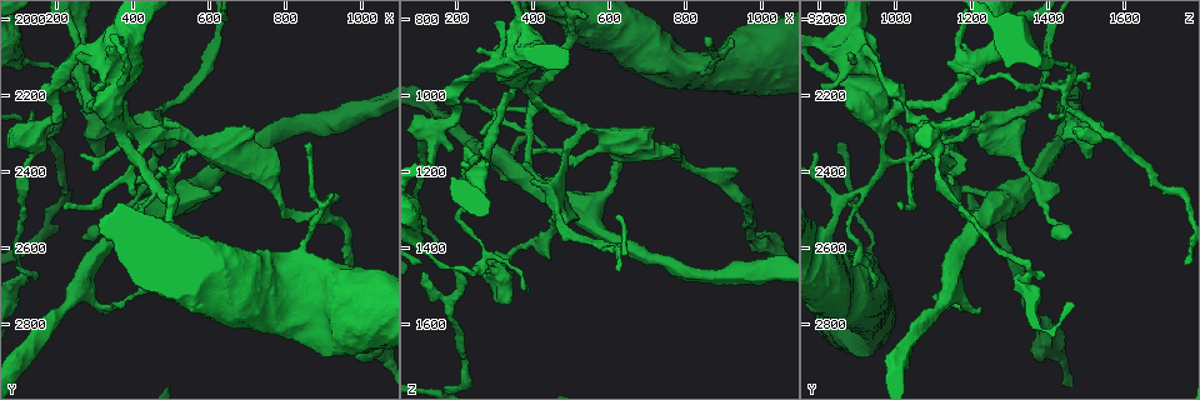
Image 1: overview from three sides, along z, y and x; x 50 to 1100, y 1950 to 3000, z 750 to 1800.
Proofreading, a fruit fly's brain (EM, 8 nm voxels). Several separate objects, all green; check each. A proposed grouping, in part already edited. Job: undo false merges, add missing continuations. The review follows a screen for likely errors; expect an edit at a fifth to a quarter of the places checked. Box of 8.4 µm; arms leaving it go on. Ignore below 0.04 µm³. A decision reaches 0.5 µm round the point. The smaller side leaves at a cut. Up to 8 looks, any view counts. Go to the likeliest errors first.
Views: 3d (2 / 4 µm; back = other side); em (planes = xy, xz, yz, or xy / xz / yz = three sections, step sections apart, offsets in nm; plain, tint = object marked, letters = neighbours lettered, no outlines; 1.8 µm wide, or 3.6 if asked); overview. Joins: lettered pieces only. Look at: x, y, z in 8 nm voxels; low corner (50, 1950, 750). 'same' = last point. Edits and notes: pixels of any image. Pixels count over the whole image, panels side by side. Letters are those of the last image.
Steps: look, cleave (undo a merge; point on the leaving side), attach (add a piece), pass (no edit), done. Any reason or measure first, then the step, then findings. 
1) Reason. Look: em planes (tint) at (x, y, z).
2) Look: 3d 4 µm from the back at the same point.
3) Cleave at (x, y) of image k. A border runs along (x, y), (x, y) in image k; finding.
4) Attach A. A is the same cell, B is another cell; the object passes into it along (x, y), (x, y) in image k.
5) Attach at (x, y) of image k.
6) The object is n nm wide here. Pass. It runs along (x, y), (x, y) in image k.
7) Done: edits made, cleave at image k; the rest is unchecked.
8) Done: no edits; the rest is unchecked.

Look: em planes (tint) at (620, 2040, 1405).

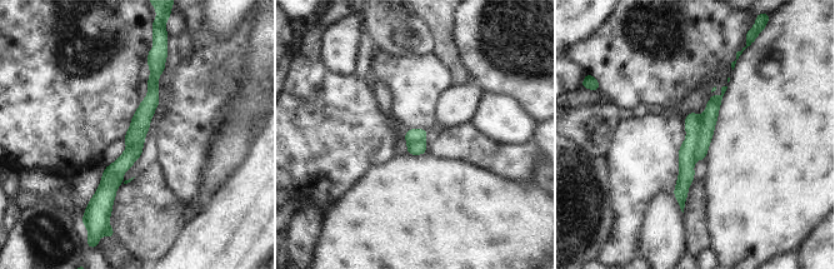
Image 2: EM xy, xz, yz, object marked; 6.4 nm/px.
See the neighbours. Look: em planes (letters) at the same point.

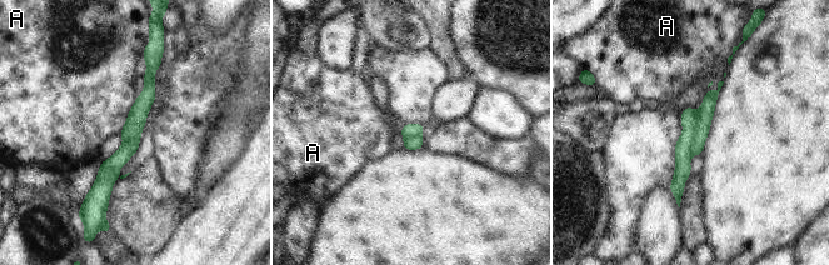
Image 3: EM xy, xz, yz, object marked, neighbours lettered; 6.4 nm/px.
Cleave at (689, 118) of image 3. A is another cell; a border runs along (698, 114), (690, 154) in image 3; two cells meet here.

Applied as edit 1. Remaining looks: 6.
Look: 3d 4 µm at (500, 2495, 845).

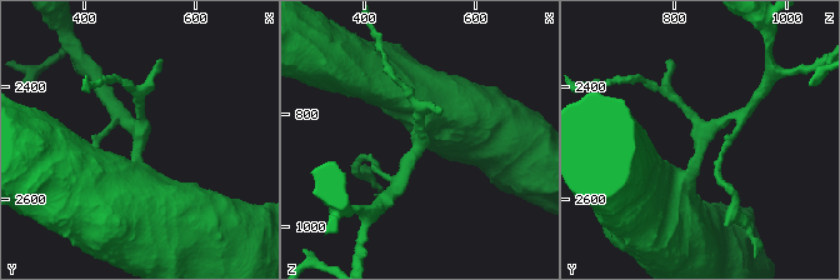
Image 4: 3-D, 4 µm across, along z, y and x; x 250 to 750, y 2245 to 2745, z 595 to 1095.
3 arms meet here; the arms are 160, 190, 550 nm wide; now the EM. Look: em yz step 8 (tint) at (500, 2490, 850).

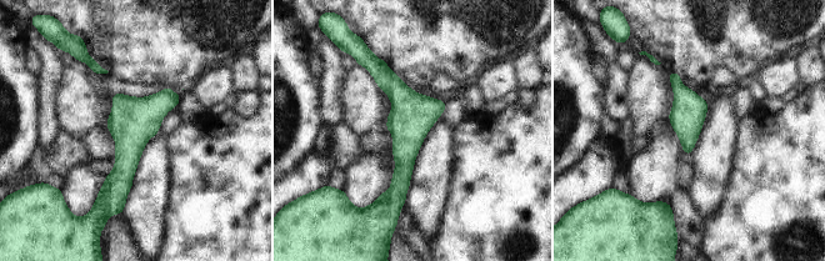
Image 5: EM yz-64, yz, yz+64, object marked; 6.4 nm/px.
Look: em planes (letters) at the same point.

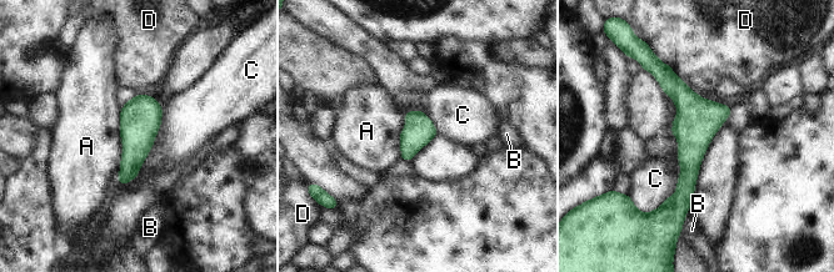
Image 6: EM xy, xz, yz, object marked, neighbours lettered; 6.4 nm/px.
The longest contact is with C, 340 nm. Pass. A, B, C and D are other cells; a border runs along (121, 109), (120, 160) in image 6; continuous, no second cell.

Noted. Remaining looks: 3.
Tapers out. Look: 3d 4 µm at (845, 2335, 855).

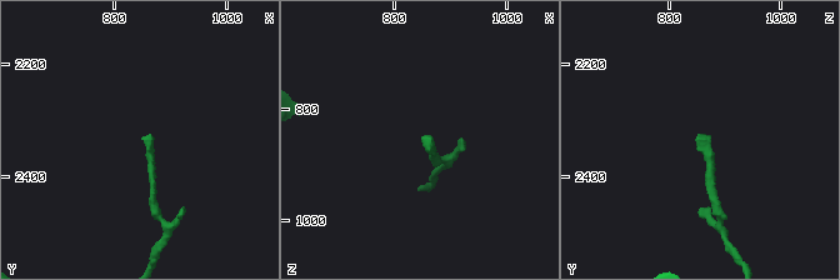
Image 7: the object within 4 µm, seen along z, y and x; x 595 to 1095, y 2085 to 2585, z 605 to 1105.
Look: em xy step 8 (letters) at (850, 2330, 845).

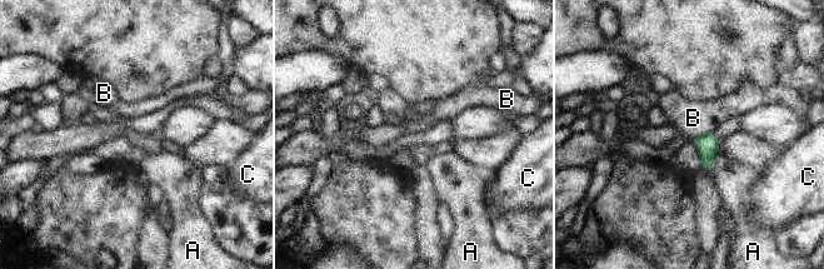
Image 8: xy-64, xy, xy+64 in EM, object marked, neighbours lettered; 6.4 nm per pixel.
Look: em planes (letters) at the same point.

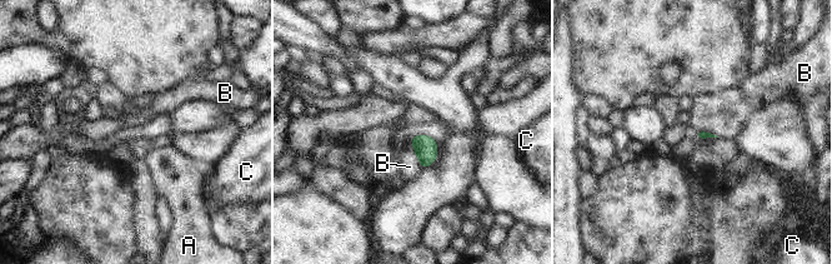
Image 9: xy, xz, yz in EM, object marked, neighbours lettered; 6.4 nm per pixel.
Pass. A, B and C are other cells; a border runs along (409, 138), (415, 155), (422, 167) in image 9; none of them fits.

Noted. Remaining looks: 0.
Done: edits made, cleave at image 3; the rest is unchecked.

